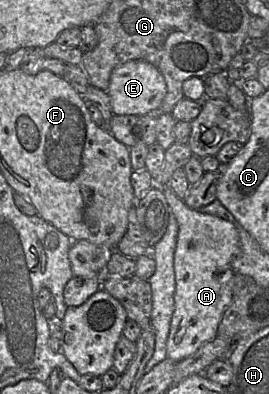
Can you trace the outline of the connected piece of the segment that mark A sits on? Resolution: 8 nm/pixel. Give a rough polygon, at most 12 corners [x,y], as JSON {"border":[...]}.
{"border":[[160,188],[178,223],[179,363],[217,337],[240,237],[231,222]]}

